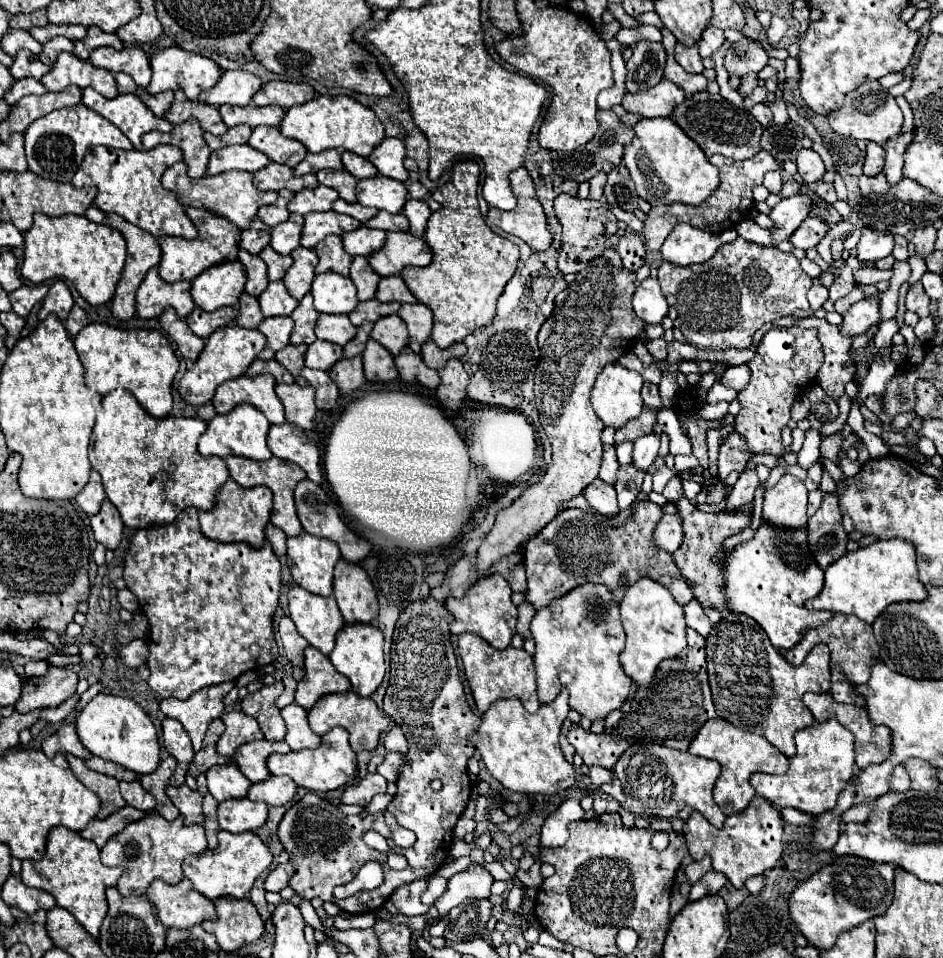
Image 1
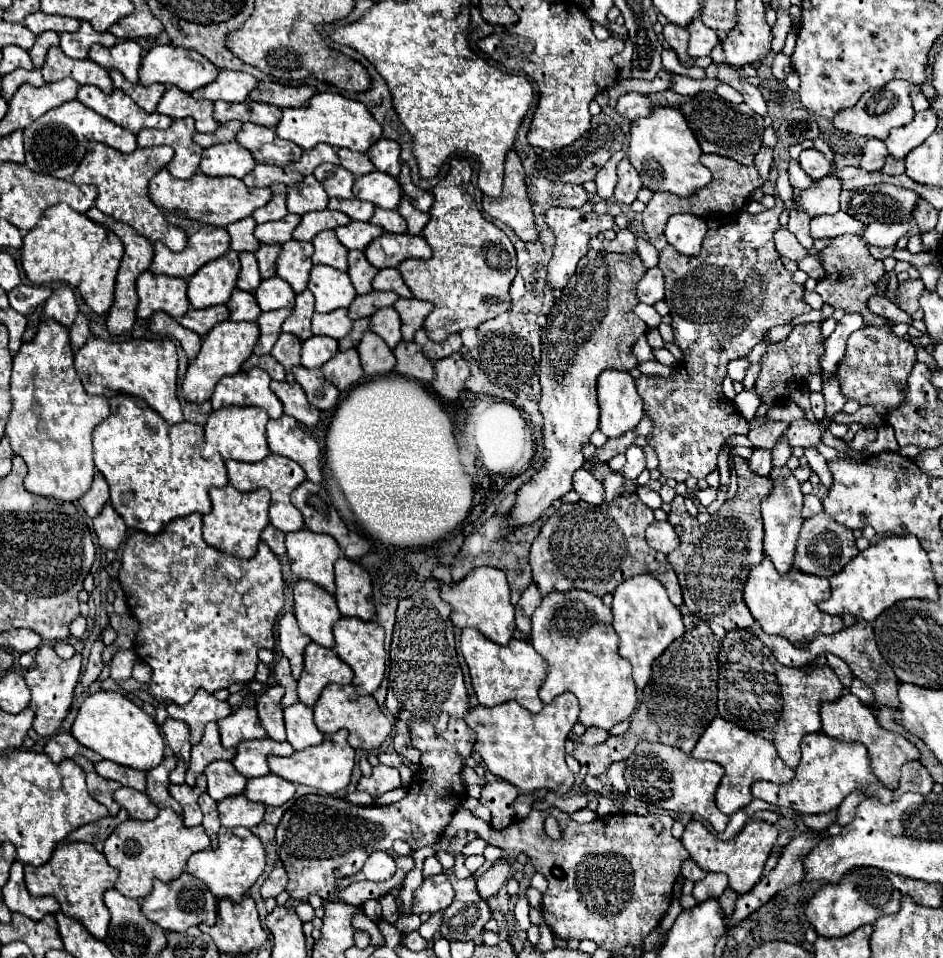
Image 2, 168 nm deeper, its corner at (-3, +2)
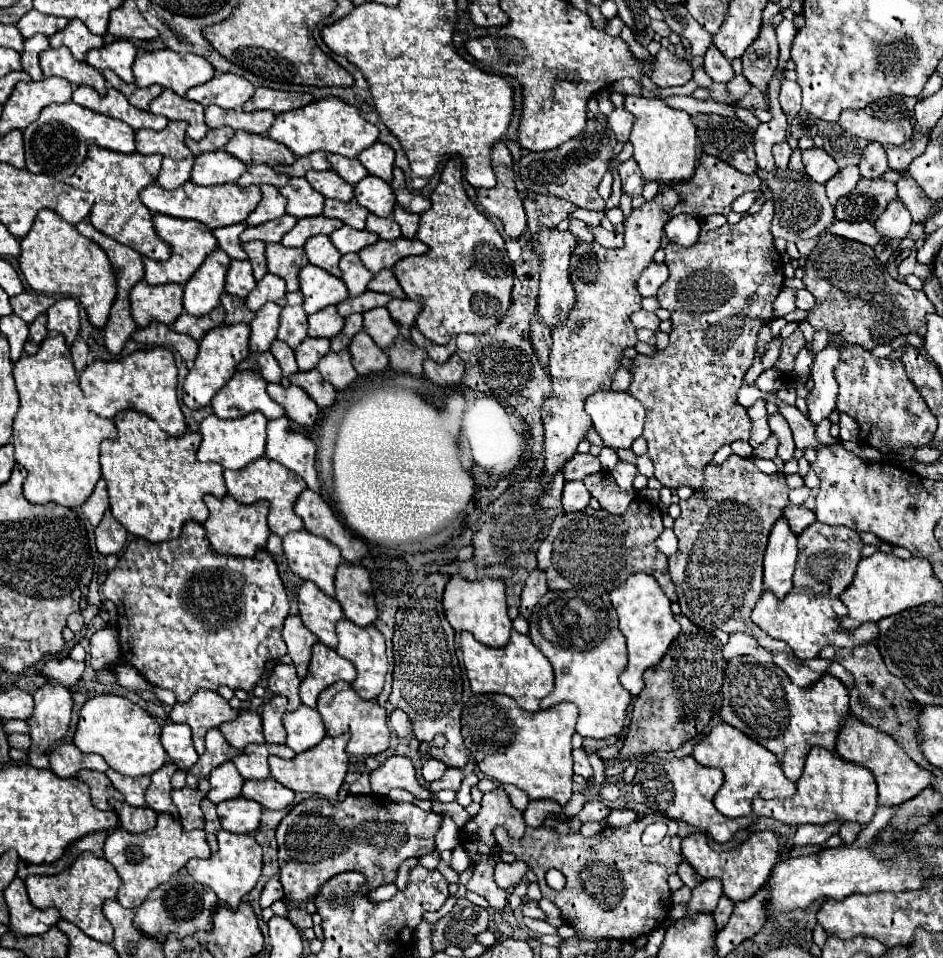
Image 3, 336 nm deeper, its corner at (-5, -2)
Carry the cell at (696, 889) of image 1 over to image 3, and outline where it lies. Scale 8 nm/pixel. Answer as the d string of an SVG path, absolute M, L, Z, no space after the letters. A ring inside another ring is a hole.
M706 879L696 889L692 889L692 899L688 901L688 913L694 915L702 911L714 911L720 897L722 897L722 881Z

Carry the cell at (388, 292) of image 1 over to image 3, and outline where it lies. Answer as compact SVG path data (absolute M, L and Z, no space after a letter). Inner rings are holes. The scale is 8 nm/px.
M384 269L384 271L376 273L376 277L368 283L368 289L378 291L378 293L388 293L392 297L406 297L406 293L402 291L400 283L396 281L396 277L390 269Z

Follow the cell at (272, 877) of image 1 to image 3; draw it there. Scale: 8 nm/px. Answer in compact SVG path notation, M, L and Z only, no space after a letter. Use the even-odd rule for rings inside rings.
M272 877L272 879L266 883L264 891L262 891L260 905L262 905L262 909L266 909L266 907L270 907L274 901L278 901L278 899L284 899L284 891L282 891L280 879L278 879L278 877Z

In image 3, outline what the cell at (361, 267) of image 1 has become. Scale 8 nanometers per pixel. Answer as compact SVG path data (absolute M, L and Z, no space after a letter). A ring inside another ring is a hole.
M346 253L346 255L342 255L342 259L340 259L340 269L342 269L342 281L346 283L348 293L350 293L352 297L362 295L362 293L366 291L370 279L374 279L374 273L370 273L370 271L362 265L358 253Z

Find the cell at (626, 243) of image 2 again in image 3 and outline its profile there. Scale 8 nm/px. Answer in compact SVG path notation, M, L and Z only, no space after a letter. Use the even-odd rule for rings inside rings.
M590 227L590 231L594 233L596 241L598 241L602 247L614 249L614 247L622 247L622 245L624 245L624 235L622 235L622 233L612 233L612 231L606 231L604 227Z

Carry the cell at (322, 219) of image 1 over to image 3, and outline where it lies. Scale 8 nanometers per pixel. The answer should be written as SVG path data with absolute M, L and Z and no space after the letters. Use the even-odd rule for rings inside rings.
M316 215L316 217L304 217L298 219L298 223L294 225L292 231L288 231L282 237L282 245L286 247L304 247L304 243L314 237L314 235L330 235L334 229L340 229L344 223L340 219L330 219L324 215Z

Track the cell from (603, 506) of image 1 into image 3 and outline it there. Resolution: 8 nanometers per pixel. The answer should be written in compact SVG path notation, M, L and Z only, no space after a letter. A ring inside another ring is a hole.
M566 481L564 493L562 493L562 505L564 505L566 513L588 507L590 499L592 499L592 495L590 495L590 491L586 491L586 485L582 481Z

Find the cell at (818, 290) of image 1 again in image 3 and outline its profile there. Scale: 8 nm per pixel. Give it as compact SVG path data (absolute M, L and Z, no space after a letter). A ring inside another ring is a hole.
M802 289L802 291L796 293L796 307L798 309L810 311L810 307L814 307L814 303L816 303L816 299L814 299L814 295L810 295L810 291Z

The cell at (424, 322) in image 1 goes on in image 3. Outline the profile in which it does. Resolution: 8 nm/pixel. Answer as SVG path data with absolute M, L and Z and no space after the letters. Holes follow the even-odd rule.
M392 299L386 305L386 309L390 311L392 319L398 323L400 335L410 339L410 327L416 323L416 317L422 311L422 305L412 299Z

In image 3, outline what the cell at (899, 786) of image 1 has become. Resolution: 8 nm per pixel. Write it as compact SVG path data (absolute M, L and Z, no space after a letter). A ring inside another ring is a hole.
M812 747L804 773L798 779L798 791L790 799L754 799L752 811L756 815L774 817L788 825L804 825L804 823L828 823L828 821L856 821L860 825L868 825L878 809L878 785L874 783L874 775L870 769L850 763L828 751L824 747Z

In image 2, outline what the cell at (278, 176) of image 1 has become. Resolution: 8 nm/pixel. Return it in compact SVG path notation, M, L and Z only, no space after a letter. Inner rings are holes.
M256 165L242 181L248 187L270 187L272 183L292 185L292 183L296 183L300 179L302 179L300 173L286 173L284 169L280 169L276 165Z

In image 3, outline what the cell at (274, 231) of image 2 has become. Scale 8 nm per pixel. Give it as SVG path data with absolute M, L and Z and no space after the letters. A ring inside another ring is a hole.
M284 215L284 217L280 217L280 219L262 223L262 225L258 225L258 227L248 227L248 229L242 233L242 241L260 239L260 241L264 241L264 243L278 243L278 241L284 237L284 233L288 233L294 225L296 225L296 217Z

